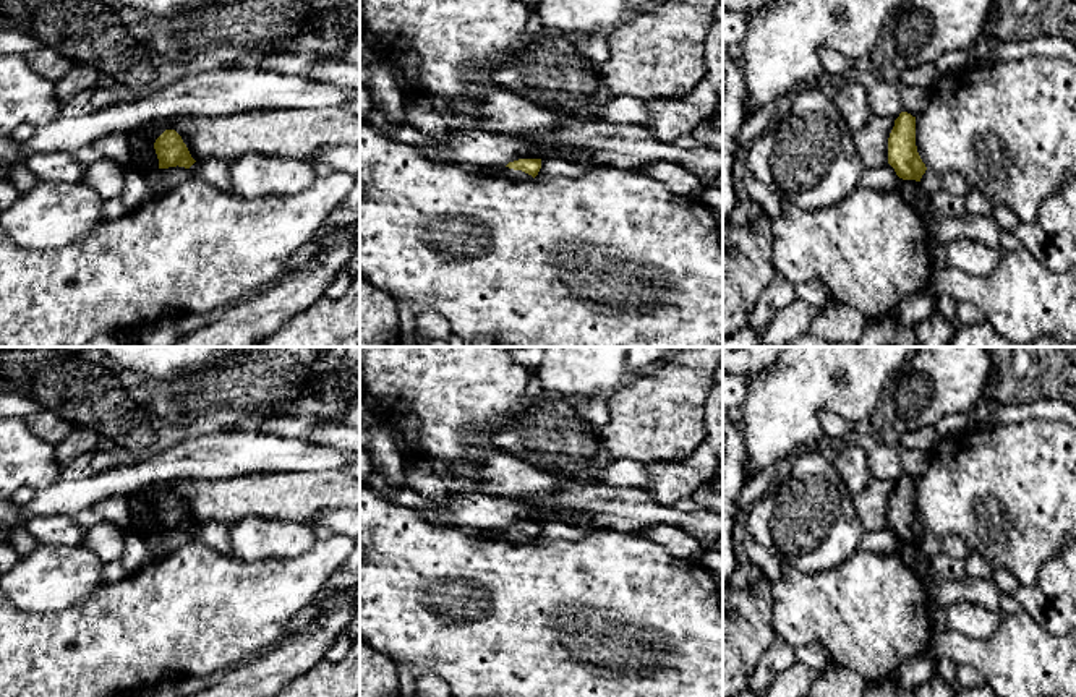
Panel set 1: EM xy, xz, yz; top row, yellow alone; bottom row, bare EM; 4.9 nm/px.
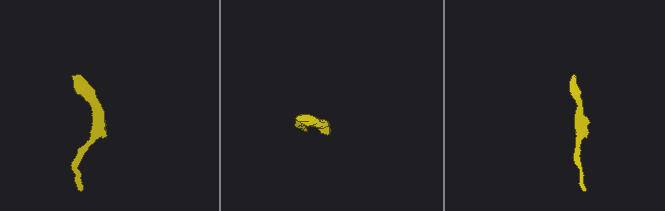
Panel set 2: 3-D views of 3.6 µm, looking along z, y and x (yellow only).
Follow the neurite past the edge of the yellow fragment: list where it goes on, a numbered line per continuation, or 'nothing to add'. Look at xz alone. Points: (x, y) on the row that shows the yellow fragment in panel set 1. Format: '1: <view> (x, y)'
1: xz (508, 172)

